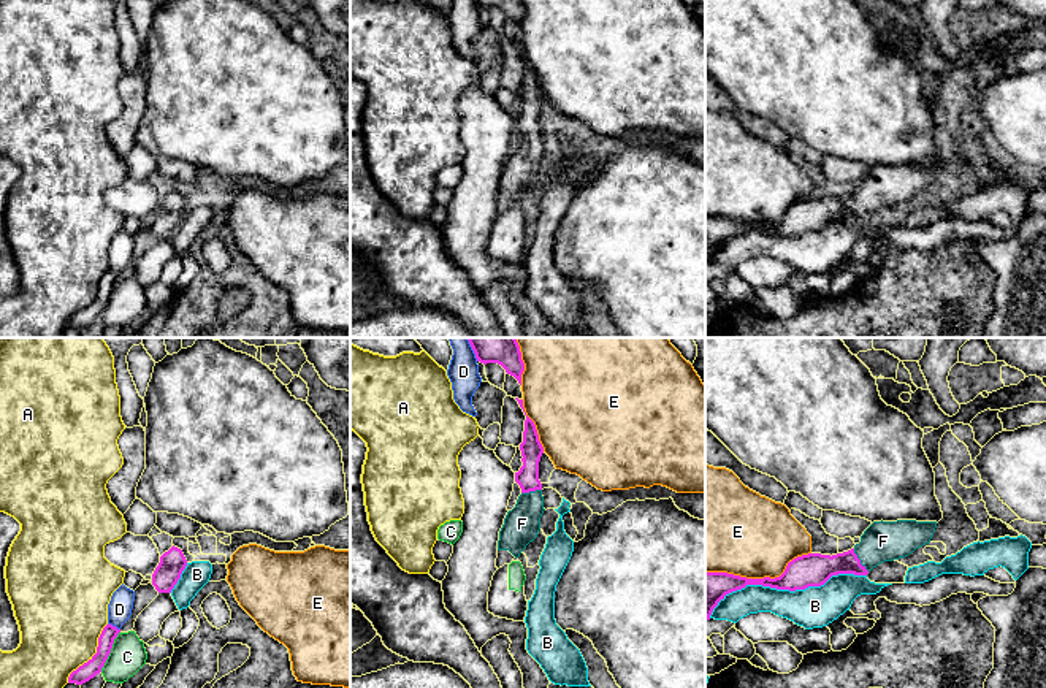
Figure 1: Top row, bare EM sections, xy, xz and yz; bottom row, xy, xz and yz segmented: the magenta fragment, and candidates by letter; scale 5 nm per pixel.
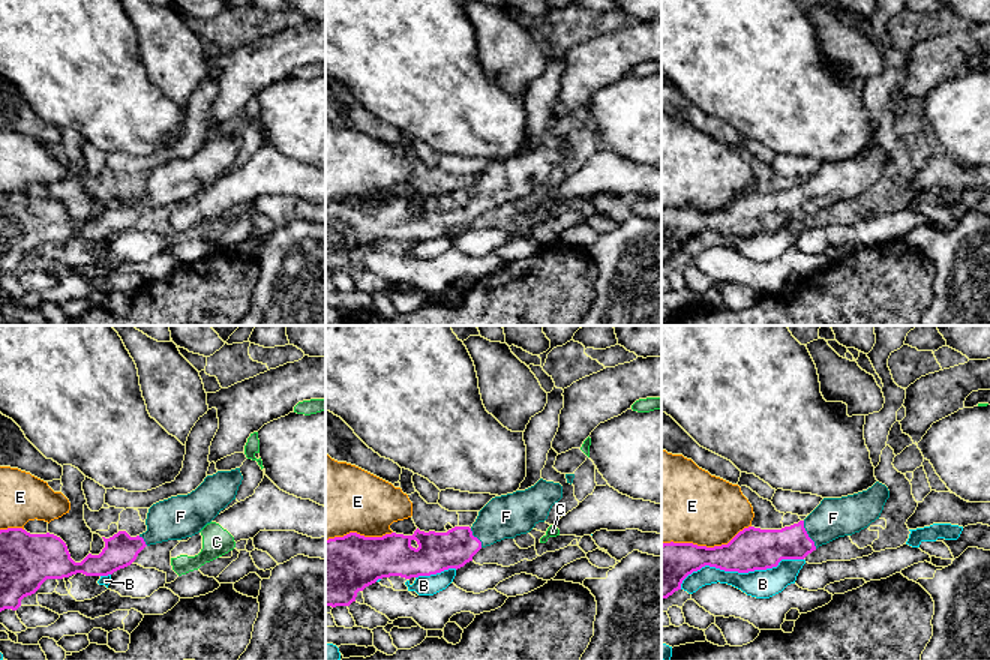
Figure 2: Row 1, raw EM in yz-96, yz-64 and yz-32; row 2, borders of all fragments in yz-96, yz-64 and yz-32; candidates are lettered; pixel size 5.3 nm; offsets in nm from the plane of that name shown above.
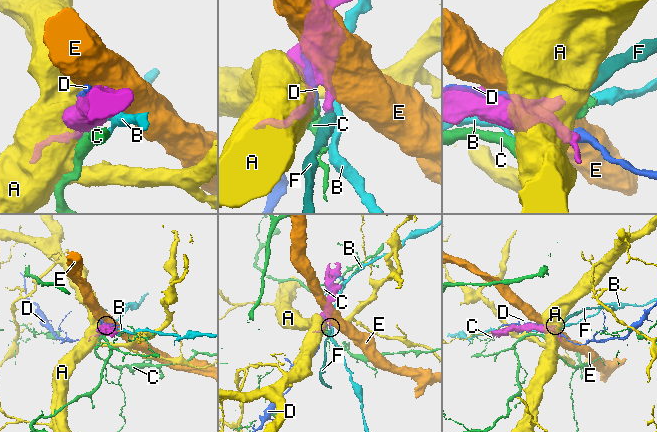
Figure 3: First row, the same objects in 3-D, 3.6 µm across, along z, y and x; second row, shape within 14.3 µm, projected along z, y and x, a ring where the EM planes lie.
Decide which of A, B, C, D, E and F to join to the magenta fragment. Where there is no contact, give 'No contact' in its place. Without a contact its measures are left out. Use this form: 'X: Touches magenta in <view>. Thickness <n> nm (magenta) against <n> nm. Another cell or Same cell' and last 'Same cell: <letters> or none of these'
A: Touches magenta in xy. Thickness 90 nm (magenta) against 420 nm. Another cell
B: Touches magenta in yz. Thickness 170 nm (magenta) against 200 nm. Another cell
C: Touches magenta in xy. Thickness 90 nm (magenta) against 180 nm. Another cell
D: Touches magenta in xy. Thickness 80 nm (magenta) against 130 nm. Another cell
E: Touches magenta in yz. Thickness 160 nm (magenta) against 420 nm. Another cell
F: Touches magenta in yz. Thickness 170 nm (magenta) against 200 nm. Same cell
Same cell: F

